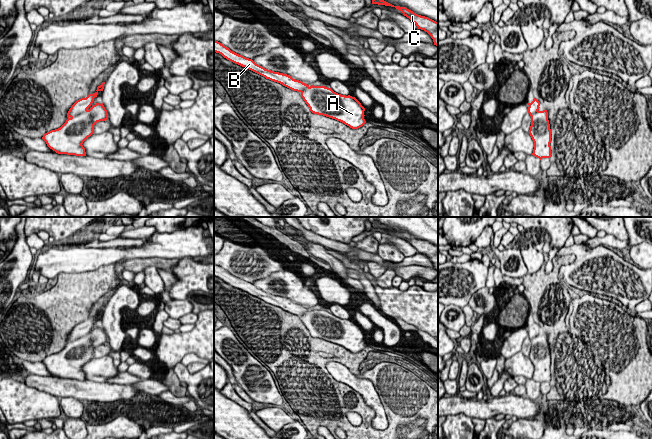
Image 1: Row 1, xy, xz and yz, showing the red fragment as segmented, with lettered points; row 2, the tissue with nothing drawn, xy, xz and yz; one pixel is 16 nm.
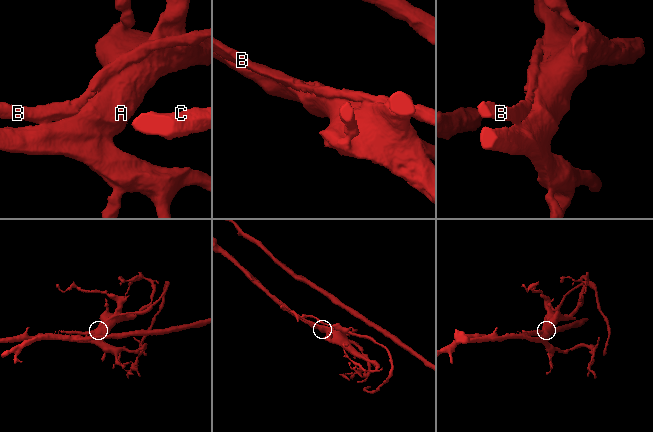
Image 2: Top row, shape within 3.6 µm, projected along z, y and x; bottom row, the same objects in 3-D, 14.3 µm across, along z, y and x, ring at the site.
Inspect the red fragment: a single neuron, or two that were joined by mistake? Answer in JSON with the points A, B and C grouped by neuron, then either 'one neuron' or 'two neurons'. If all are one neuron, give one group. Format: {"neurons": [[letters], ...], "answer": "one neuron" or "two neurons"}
{"neurons": [["A", "C"], ["B"]], "answer": "two neurons"}

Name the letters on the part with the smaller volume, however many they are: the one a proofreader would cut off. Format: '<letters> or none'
B

